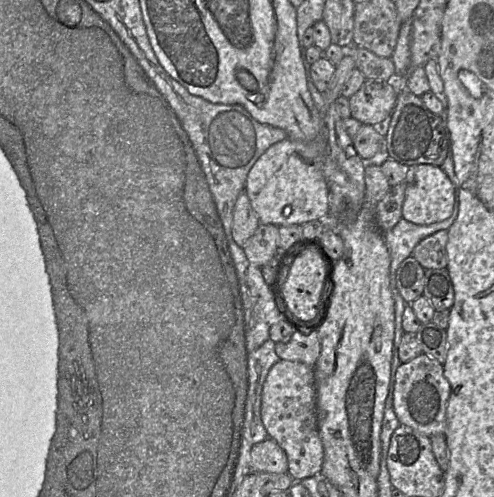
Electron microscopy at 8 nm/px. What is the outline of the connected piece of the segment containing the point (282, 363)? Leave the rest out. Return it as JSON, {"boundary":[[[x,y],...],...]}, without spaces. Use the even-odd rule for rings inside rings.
{"boundary":[[[280,359],[269,370],[263,384],[261,419],[268,437],[285,451],[288,474],[294,481],[319,474],[324,459],[317,412],[314,369],[299,361]]]}

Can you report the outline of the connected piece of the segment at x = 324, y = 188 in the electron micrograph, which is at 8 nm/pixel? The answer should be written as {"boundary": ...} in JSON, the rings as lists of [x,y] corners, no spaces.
{"boundary":[[[285,138],[270,146],[251,168],[245,192],[260,223],[278,227],[324,220],[329,213],[329,189],[323,175],[327,140],[300,141]]]}

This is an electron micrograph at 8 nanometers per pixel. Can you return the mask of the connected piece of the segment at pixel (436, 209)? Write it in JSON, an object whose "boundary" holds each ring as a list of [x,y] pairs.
{"boundary":[[[419,164],[410,167],[402,206],[402,218],[417,225],[430,225],[448,219],[455,205],[455,186],[438,166]]]}

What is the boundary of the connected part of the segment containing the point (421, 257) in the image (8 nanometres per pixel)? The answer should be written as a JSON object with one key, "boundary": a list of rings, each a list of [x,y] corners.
{"boundary":[[[440,230],[421,240],[414,247],[412,257],[414,257],[425,270],[446,268],[447,242],[448,231]]]}

